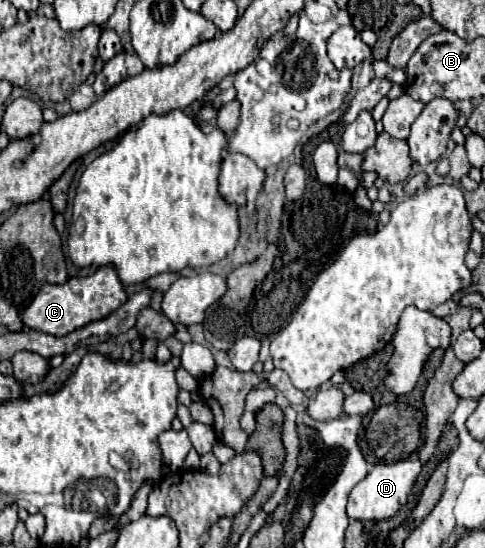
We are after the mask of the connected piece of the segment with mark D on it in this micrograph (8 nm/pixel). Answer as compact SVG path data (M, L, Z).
M401 459L395 463L377 463L365 479L361 479L353 491L349 493L349 503L347 503L347 517L349 519L359 519L359 521L381 521L393 517L399 507L407 501L407 495L421 473L421 463L419 459Z

